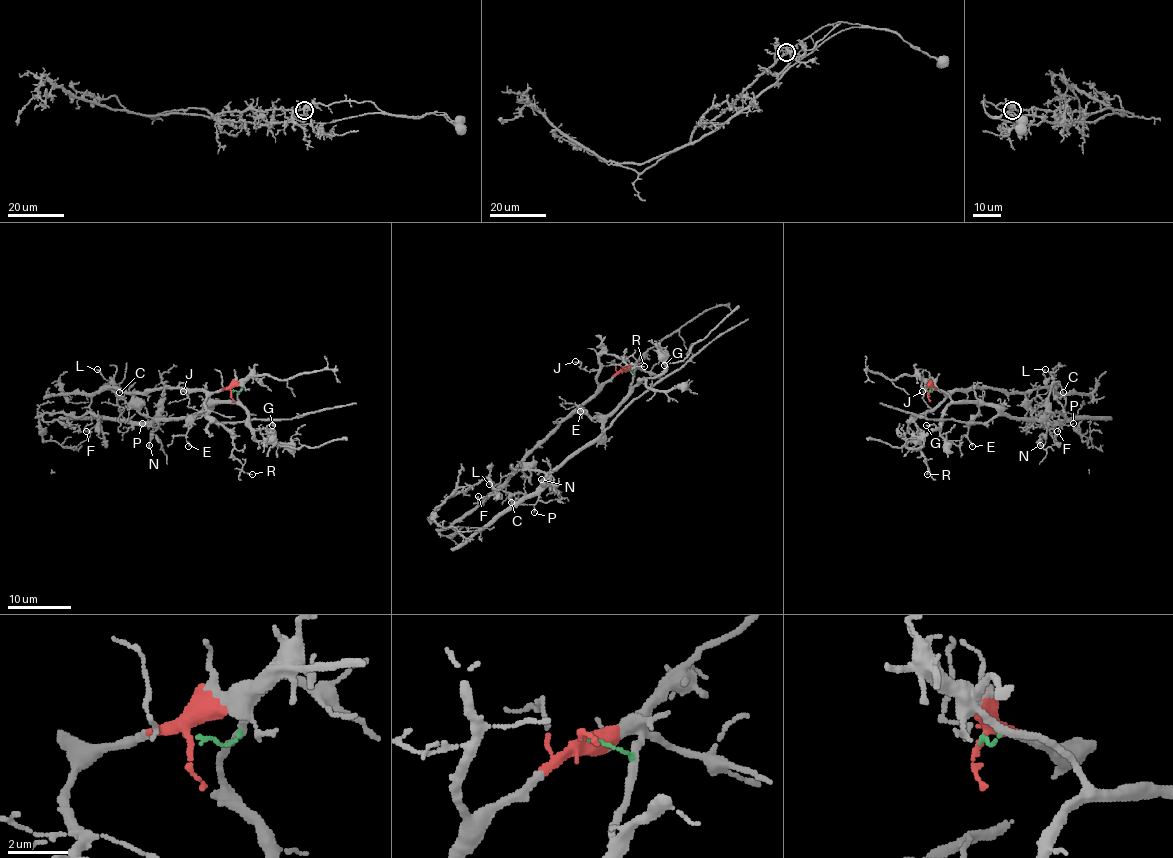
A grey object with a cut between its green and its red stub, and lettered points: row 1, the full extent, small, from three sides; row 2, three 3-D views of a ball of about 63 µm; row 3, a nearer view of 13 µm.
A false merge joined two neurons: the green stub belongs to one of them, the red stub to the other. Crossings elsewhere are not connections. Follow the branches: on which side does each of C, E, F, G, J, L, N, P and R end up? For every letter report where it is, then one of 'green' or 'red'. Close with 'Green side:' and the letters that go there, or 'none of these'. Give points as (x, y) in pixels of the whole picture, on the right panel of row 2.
C: (1063, 392) | red
E: (972, 446) | green
F: (1057, 431) | red
G: (926, 425) | green
J: (922, 391) | red
L: (1045, 369) | red
N: (1040, 445) | green
P: (1073, 423) | green
R: (927, 474) | red
Green side: E, G, N, P

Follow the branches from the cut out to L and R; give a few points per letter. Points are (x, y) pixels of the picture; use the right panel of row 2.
L: (928, 390), (1032, 392), (1046, 382), (1044, 370)
R: (928, 390), (938, 389), (944, 395), (932, 409), (914, 419), (920, 454), (928, 470), (927, 475)

